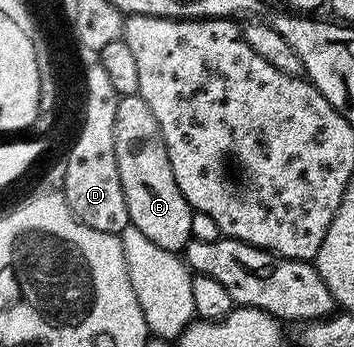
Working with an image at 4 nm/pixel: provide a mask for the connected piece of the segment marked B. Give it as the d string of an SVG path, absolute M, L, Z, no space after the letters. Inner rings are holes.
M124 95L116 105L116 125L114 126L114 152L116 169L120 173L120 185L124 185L124 201L128 205L130 226L140 229L148 241L160 245L160 249L181 252L192 239L192 217L196 214L188 205L180 185L176 185L176 173L172 173L172 161L148 109L148 101L139 95Z

